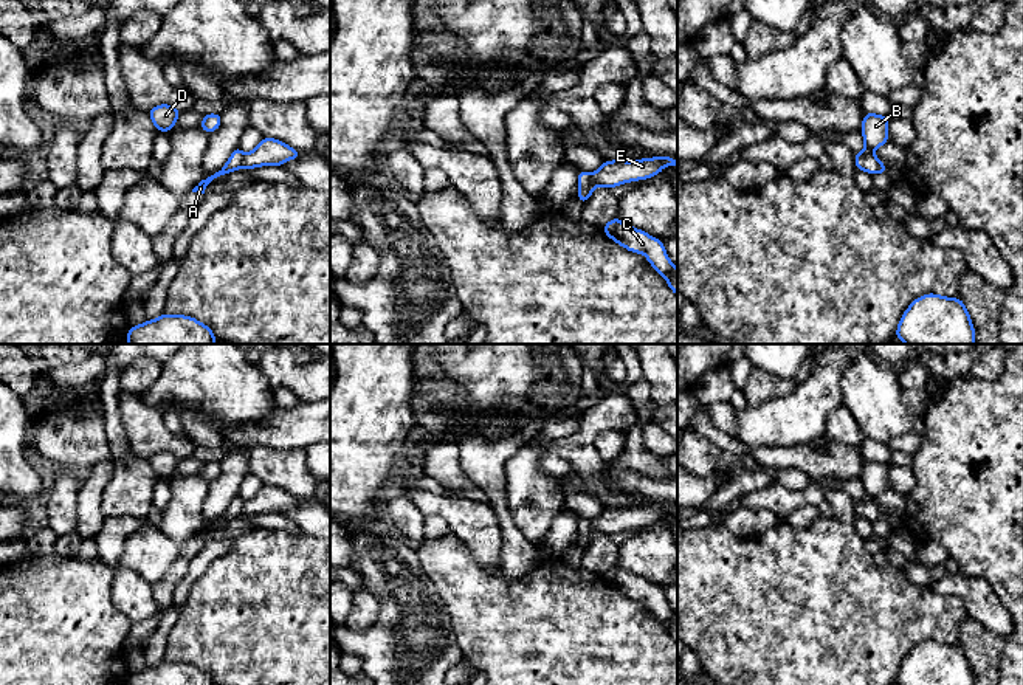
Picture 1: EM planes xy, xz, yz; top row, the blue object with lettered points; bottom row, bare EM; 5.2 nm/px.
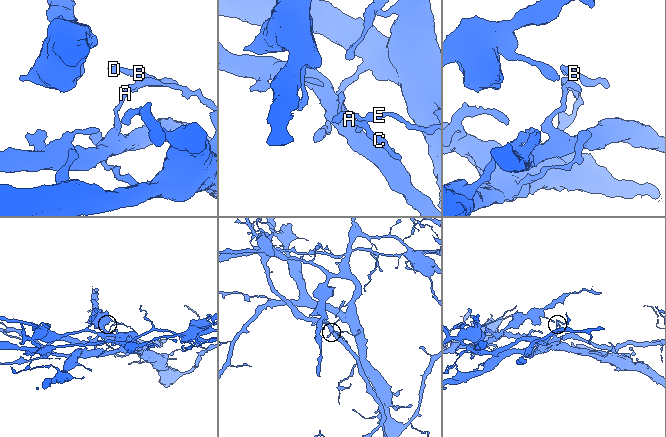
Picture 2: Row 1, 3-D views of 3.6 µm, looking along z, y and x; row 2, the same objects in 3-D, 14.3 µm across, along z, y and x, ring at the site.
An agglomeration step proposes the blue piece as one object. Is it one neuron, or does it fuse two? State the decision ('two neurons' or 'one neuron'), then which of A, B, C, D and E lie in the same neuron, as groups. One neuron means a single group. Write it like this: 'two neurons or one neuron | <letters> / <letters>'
two neurons | A B C D / E

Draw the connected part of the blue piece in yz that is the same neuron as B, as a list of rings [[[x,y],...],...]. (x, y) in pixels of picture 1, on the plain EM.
[[[865,460],[862,468],[862,484],[865,488],[865,496],[860,502],[871,502],[874,496],[888,490],[888,463],[880,463],[876,460]]]

